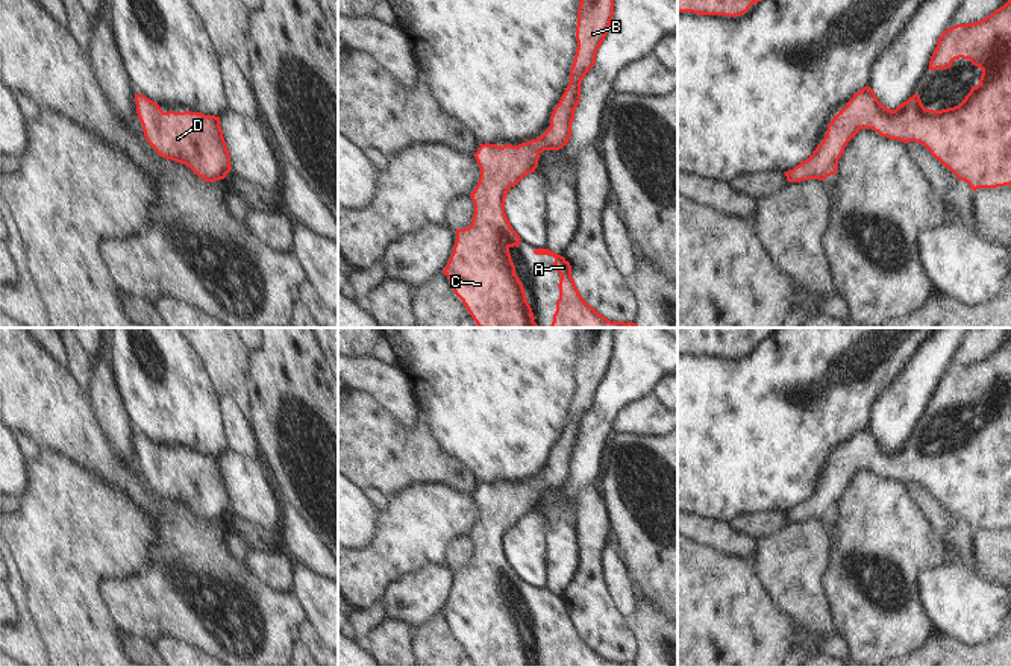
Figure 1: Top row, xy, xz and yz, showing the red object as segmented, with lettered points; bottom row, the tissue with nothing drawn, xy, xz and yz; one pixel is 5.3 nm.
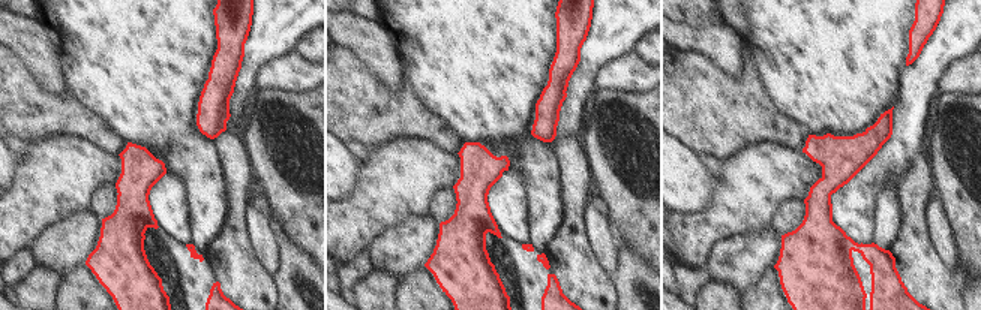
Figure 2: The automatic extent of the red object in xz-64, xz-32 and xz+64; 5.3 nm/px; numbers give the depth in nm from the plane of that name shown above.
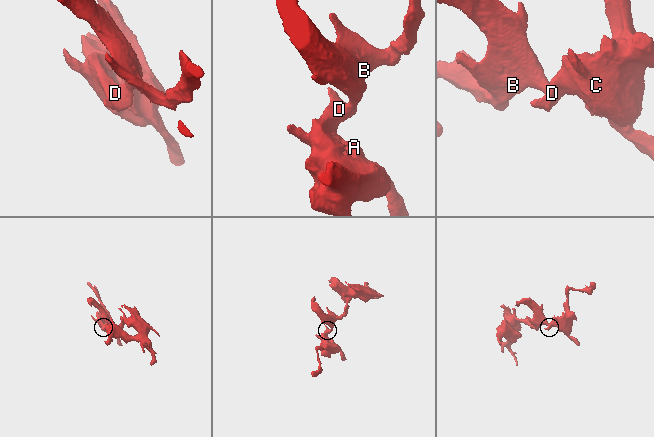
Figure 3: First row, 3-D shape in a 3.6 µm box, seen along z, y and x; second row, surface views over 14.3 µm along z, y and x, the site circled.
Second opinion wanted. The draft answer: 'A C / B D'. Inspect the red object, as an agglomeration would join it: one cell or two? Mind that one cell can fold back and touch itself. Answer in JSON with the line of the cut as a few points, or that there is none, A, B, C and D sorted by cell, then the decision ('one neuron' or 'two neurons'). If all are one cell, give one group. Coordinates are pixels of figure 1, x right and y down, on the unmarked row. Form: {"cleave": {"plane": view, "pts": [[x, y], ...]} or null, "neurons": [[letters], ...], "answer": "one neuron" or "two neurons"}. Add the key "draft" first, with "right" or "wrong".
{"draft": "wrong", "cleave": null, "neurons": [["A", "B", "C", "D"]], "answer": "one neuron"}

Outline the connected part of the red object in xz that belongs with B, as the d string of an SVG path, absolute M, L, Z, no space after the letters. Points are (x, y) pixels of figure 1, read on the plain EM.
M579 328L577 388L568 426L550 455L547 470L518 485L485 482L474 493L480 517L470 534L473 560L468 567L456 569L453 592L443 613L477 666L538 666L511 599L509 589L521 581L506 557L505 539L511 526L535 511L544 490L559 490L571 478L581 423L594 407L611 366L617 331Z

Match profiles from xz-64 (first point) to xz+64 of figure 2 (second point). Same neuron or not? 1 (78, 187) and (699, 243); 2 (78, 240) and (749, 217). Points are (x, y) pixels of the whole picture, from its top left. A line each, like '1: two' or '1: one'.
1: one
2: two

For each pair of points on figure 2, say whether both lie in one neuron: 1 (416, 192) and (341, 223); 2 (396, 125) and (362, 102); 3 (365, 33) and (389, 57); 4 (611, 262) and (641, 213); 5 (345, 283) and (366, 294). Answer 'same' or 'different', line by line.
1: same
2: same
3: same
4: different
5: different

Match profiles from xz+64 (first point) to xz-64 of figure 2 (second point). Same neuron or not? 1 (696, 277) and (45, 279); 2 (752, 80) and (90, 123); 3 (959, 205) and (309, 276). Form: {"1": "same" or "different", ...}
{"1": "different", "2": "same", "3": "different"}

